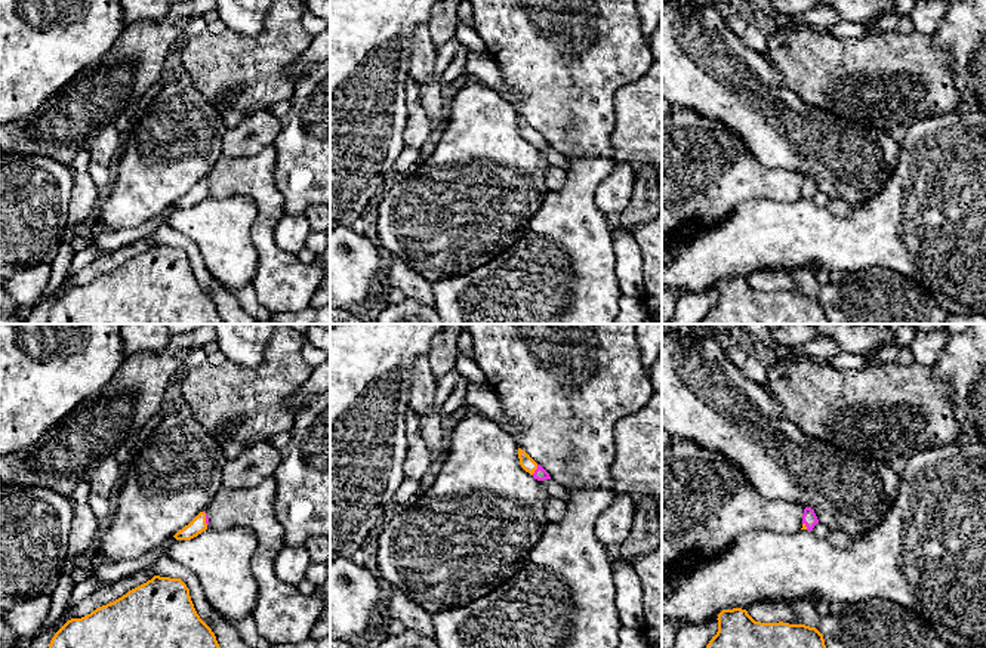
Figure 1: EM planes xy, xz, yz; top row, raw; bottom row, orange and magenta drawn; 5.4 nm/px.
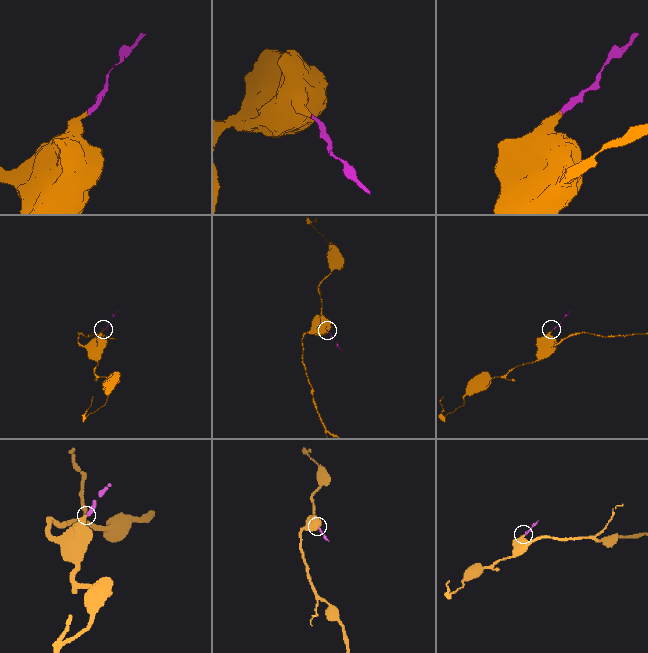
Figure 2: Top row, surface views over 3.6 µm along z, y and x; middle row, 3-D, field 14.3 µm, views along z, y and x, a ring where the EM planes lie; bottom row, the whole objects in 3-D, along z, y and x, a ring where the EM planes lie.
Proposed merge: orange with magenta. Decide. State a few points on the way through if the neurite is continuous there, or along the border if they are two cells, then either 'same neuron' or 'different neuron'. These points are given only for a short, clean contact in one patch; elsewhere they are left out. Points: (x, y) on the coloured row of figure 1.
across xz (527, 463), (536, 468), (541, 474) | same neuron

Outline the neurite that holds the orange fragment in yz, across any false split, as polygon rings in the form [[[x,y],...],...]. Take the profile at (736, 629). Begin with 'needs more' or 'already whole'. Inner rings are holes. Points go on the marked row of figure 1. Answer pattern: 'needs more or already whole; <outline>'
already whole; [[[722,610],[718,614],[718,632],[706,648],[826,648],[823,635],[805,624],[755,621],[746,610]]]

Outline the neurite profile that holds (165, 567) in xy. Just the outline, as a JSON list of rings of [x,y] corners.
[[[161,555],[152,565],[154,576],[181,578],[190,589],[190,596],[200,618],[212,629],[221,648],[250,648],[237,629],[207,602],[198,577],[185,565]]]

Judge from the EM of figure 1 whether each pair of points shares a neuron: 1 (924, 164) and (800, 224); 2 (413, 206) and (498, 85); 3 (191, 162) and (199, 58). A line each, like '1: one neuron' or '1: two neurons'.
1: one neuron
2: two neurons
3: two neurons

